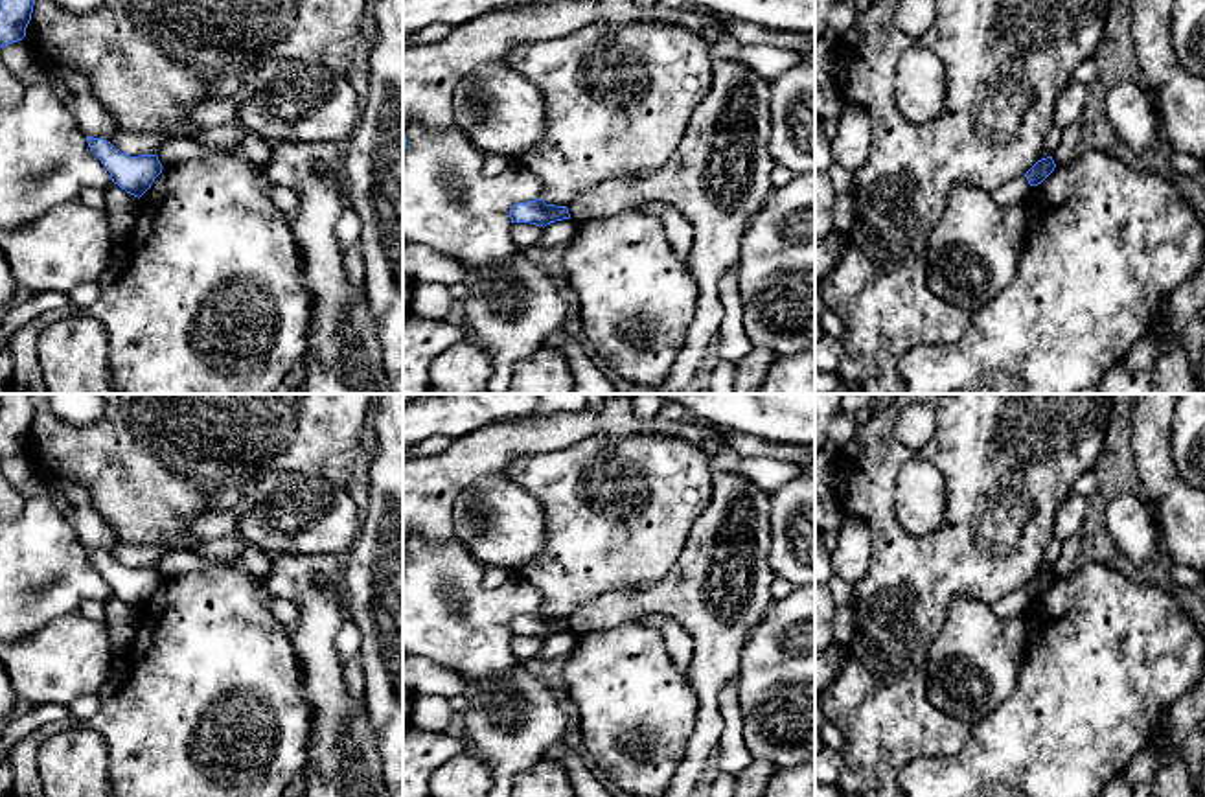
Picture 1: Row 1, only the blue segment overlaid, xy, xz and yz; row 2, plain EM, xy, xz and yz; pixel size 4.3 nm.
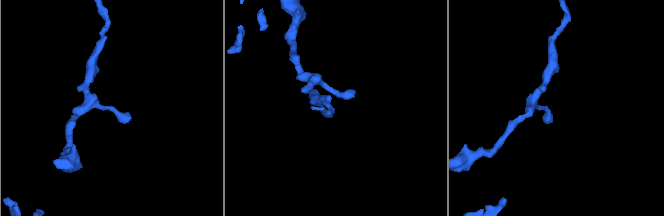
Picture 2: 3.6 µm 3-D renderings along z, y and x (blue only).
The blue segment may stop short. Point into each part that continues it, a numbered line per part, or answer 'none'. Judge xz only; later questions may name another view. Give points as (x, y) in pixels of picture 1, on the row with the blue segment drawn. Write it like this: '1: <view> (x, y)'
1: xz (720, 175)

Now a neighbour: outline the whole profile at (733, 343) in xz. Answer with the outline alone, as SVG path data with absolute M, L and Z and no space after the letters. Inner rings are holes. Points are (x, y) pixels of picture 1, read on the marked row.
M729 269L721 274L719 300L723 304L723 322L714 353L719 361L738 361L754 348L743 326L738 269Z

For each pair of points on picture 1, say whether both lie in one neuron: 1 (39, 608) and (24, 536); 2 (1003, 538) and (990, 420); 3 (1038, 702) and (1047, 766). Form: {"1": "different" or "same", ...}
{"1": "same", "2": "same", "3": "same"}

